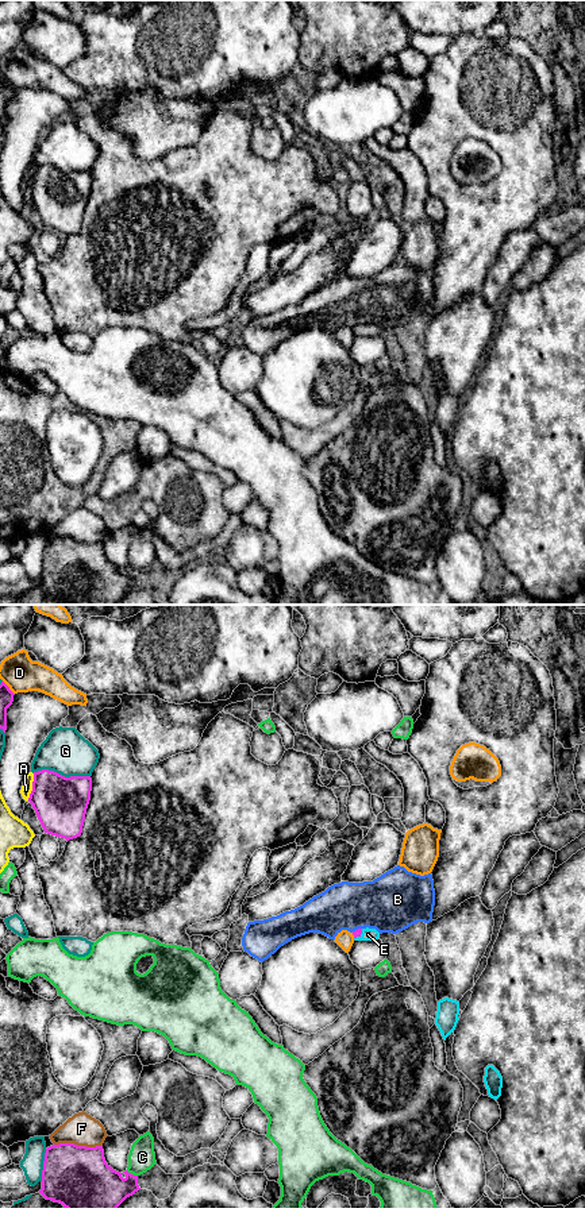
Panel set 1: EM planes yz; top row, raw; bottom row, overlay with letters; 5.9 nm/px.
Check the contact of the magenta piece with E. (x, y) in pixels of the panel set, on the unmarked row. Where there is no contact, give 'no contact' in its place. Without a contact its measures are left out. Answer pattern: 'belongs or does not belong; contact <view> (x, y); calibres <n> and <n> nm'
belongs; contact yz (360, 330); calibres 50 and 80 nm

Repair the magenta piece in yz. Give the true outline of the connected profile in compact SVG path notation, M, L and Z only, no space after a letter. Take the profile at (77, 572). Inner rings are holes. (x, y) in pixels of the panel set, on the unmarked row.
M103 541L46 544L39 588L66 605L116 605L139 584L138 571L119 568L105 557Z

